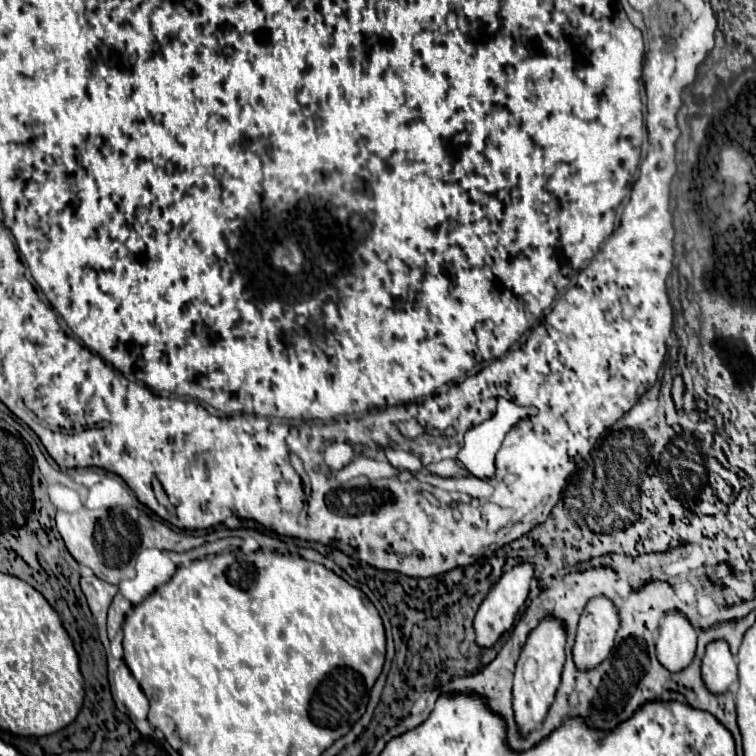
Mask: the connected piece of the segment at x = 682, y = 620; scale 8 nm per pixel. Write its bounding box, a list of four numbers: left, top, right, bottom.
[656,613,696,673]

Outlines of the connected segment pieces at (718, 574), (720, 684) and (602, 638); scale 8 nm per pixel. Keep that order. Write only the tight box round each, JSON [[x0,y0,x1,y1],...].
[[708,563,734,585],[702,641,738,693],[572,597,618,671]]

